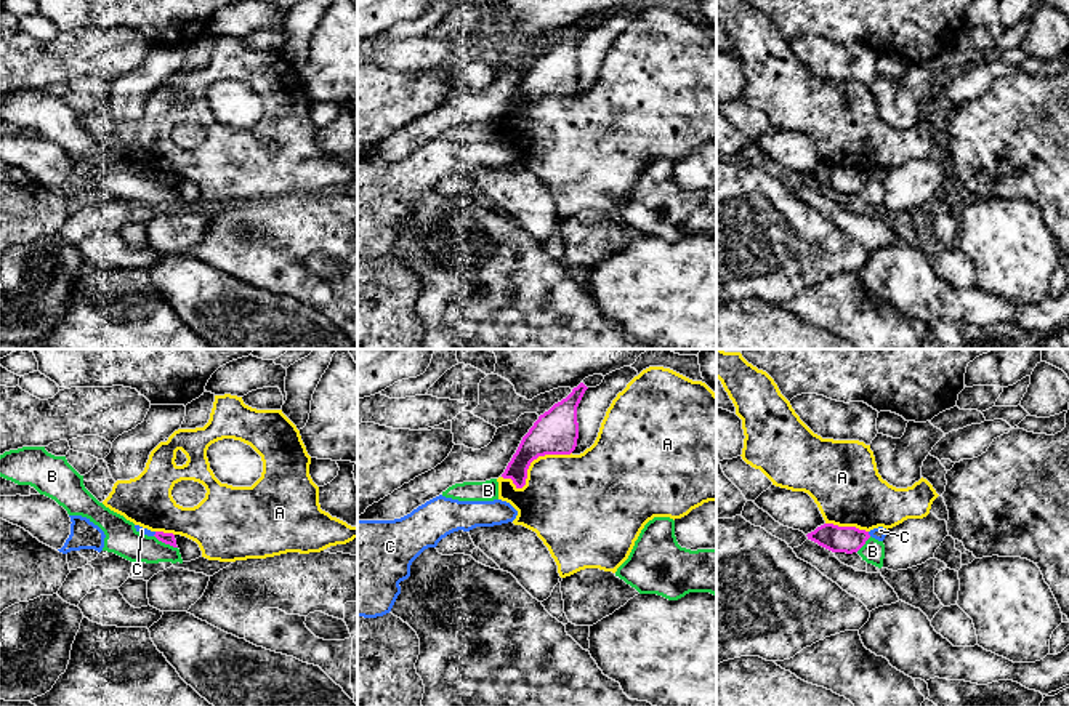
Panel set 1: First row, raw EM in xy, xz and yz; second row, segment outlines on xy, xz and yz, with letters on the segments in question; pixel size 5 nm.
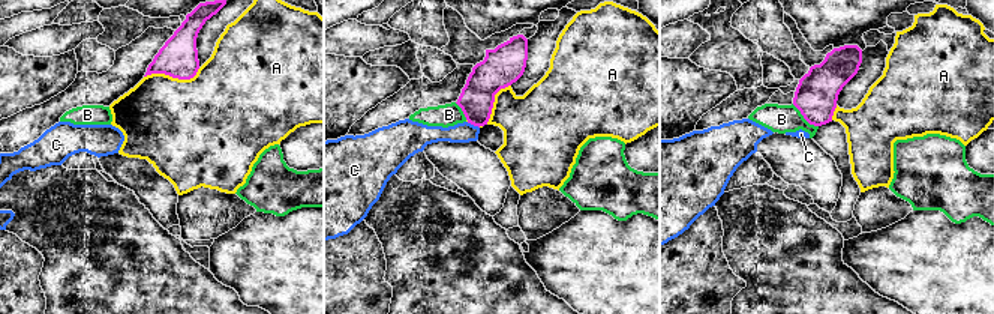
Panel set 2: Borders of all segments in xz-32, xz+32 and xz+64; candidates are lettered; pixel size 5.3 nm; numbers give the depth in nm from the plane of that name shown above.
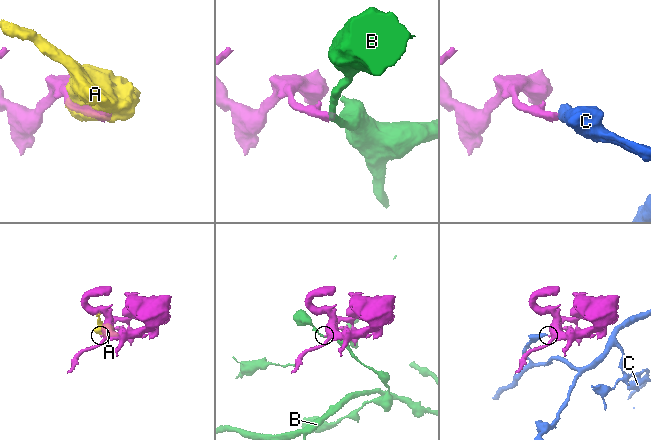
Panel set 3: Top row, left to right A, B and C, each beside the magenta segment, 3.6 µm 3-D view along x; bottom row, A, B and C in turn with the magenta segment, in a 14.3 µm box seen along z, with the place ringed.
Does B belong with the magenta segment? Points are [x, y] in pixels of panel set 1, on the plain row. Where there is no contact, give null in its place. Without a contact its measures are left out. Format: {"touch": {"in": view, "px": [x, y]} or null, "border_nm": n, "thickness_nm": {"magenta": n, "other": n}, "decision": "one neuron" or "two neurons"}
{"touch": {"in": "xy", "px": [165, 184]}, "border_nm": 140, "thickness_nm": {"magenta": 60, "other": 160}, "decision": "two neurons"}

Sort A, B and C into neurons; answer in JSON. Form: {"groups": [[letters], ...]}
{"groups": [["A"], ["B"], ["C"]]}

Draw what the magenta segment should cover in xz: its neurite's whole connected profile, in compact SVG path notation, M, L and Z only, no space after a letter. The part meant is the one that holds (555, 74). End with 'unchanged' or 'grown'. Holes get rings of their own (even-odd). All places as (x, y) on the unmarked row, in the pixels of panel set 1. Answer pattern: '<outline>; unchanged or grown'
M580 24L566 40L539 58L502 115L503 120L511 120L516 130L522 130L534 101L545 96L571 96L575 91L579 80L577 48L587 30Z; unchanged

